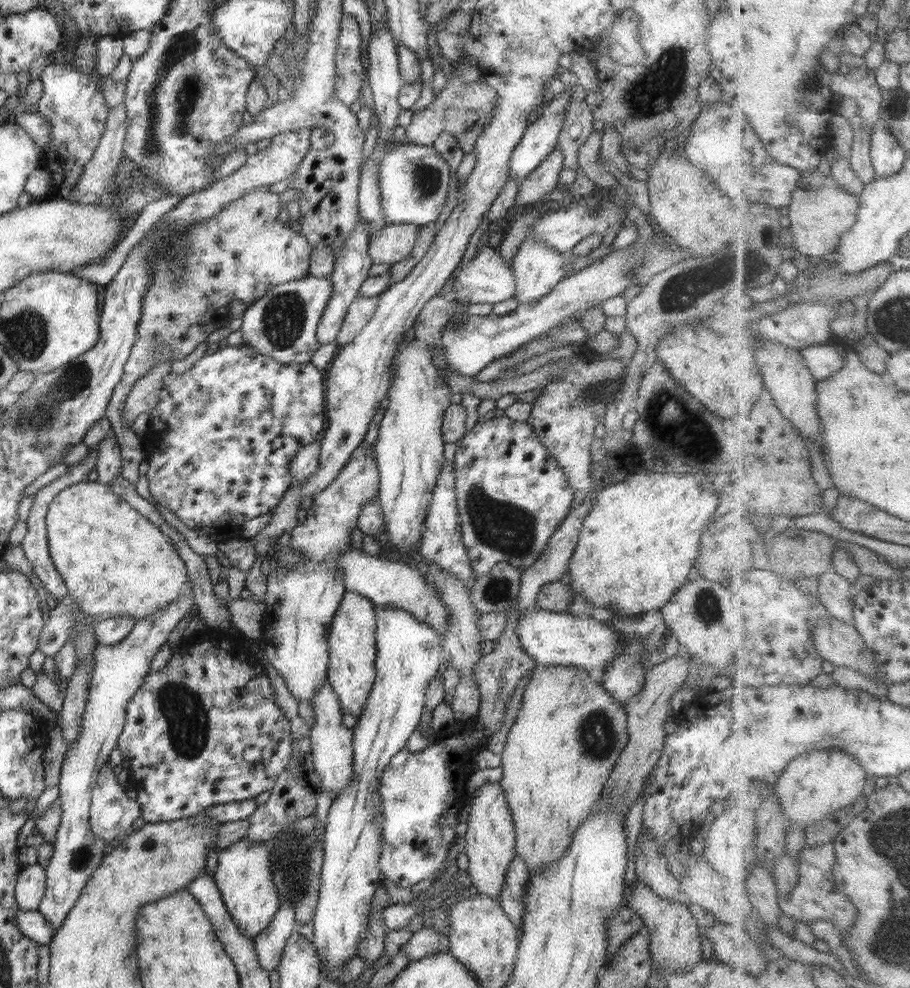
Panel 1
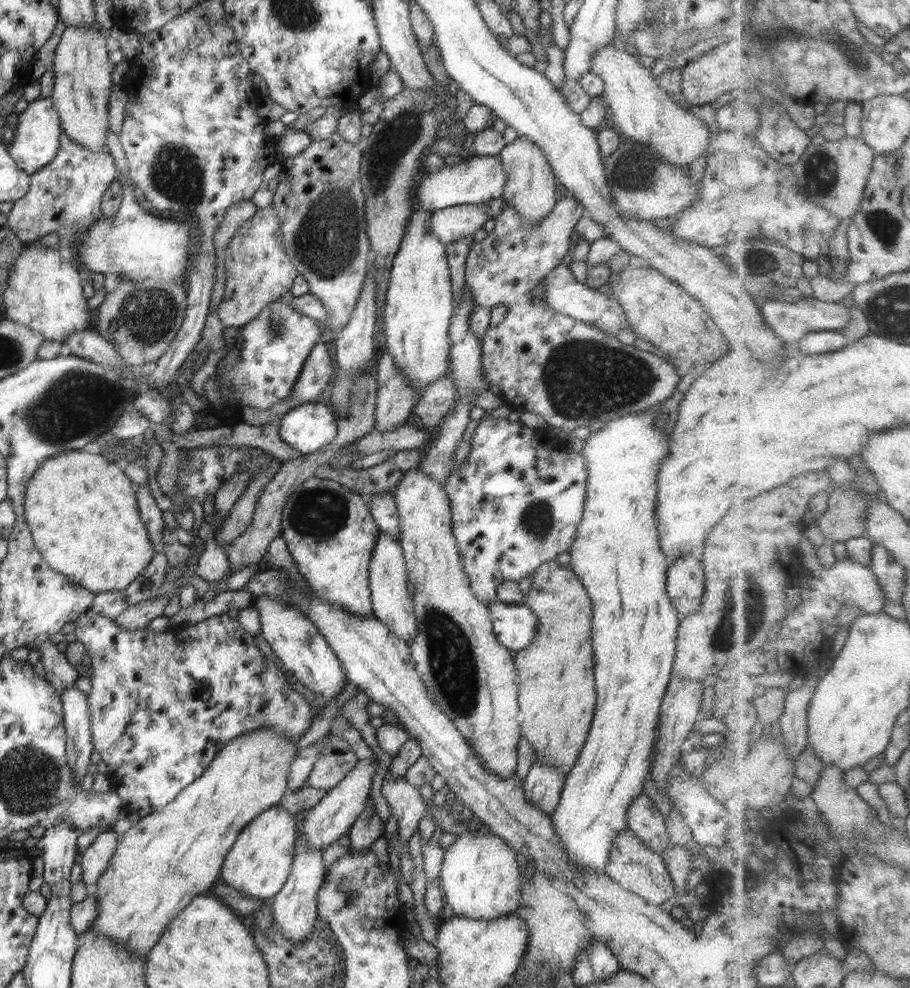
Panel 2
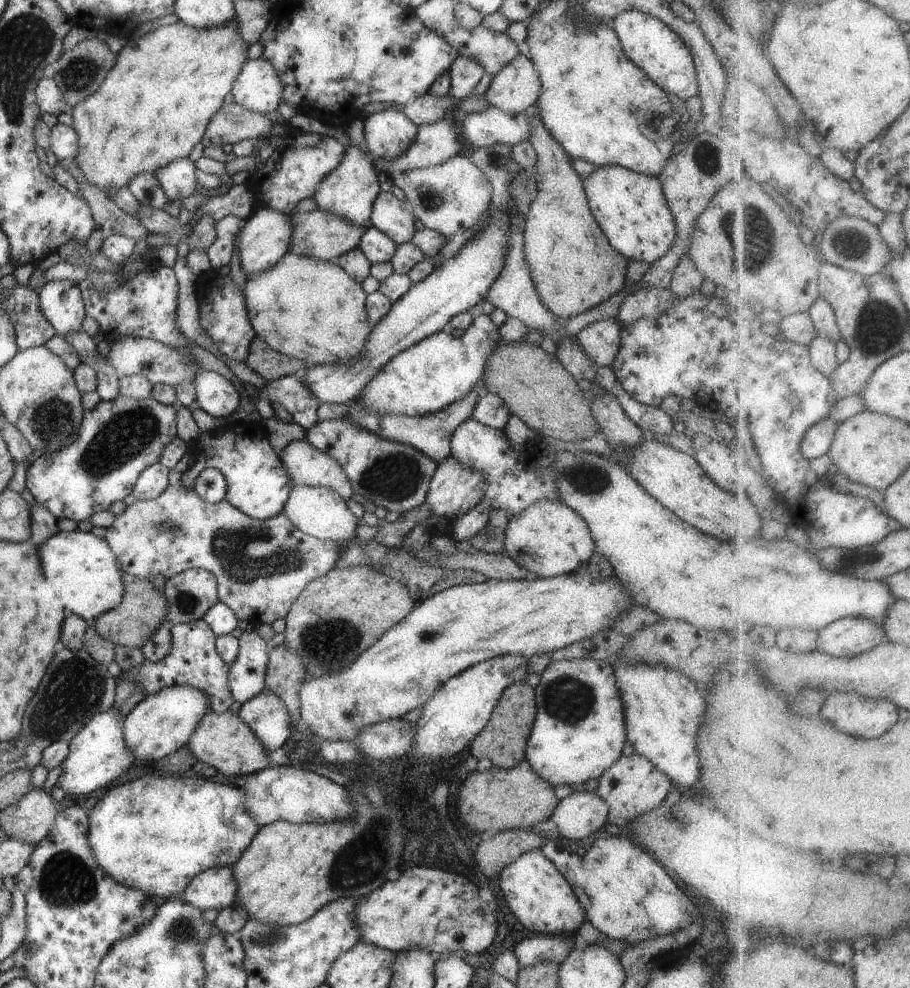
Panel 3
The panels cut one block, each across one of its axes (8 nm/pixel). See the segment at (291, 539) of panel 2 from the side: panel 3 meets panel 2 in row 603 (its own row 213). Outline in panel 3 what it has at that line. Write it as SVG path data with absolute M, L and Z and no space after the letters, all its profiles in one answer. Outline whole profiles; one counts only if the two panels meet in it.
M350 146L345 150L342 162L320 181L313 198L322 210L336 214L348 220L350 224L370 227L372 207L381 191L378 174L374 166L374 159L366 149L360 146Z

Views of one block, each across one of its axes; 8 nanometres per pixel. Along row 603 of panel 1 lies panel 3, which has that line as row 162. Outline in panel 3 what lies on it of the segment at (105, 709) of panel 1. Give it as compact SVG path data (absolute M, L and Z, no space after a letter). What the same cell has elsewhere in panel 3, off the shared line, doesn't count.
M189 157L162 166L154 172L154 176L171 201L188 198L200 189L196 182L195 162L190 161Z

